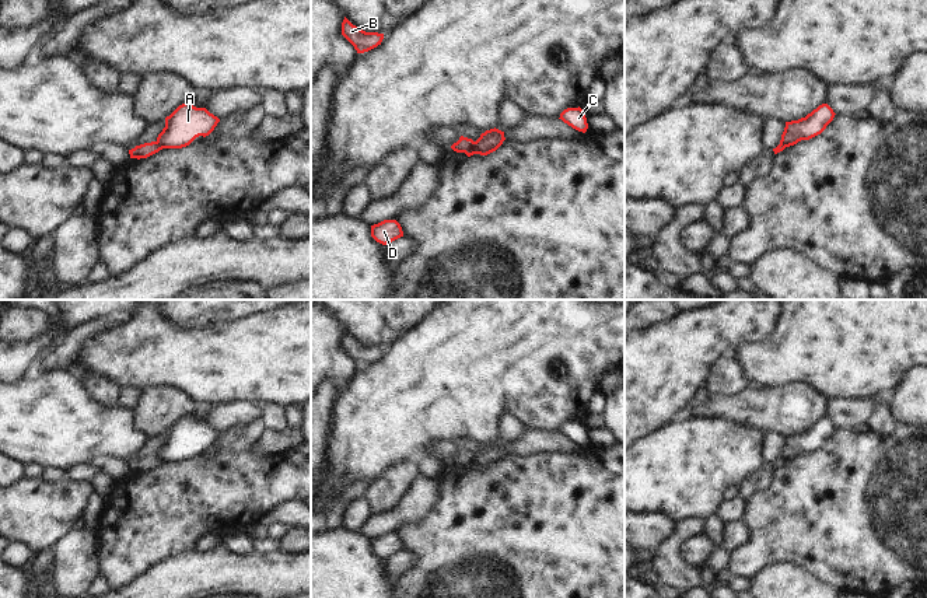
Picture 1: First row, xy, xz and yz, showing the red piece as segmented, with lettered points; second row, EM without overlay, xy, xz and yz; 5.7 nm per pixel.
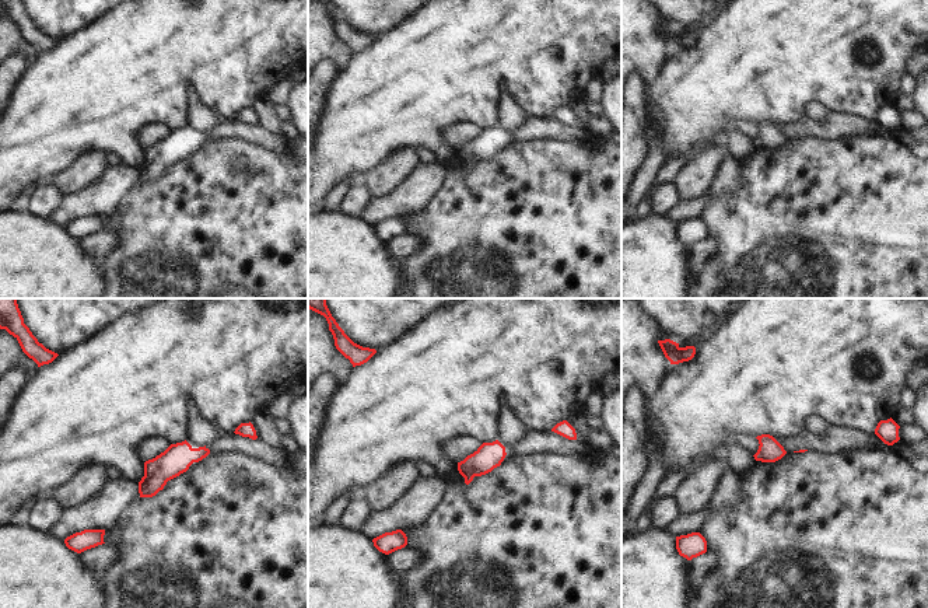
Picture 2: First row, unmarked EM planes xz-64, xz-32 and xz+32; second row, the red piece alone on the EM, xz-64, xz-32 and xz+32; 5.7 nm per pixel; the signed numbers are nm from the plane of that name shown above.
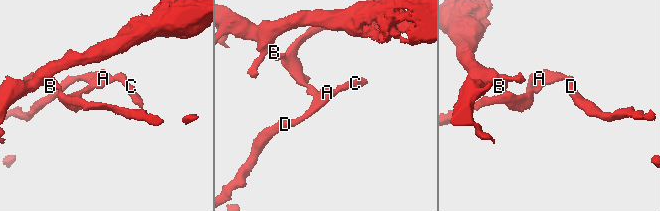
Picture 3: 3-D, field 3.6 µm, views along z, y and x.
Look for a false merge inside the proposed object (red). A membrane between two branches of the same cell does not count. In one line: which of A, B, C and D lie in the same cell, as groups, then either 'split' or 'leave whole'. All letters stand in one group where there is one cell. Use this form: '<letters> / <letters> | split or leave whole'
A C D / B | split

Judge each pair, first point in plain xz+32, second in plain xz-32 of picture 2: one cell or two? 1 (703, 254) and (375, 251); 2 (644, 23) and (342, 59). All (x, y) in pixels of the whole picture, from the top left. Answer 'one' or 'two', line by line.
1: two
2: one

